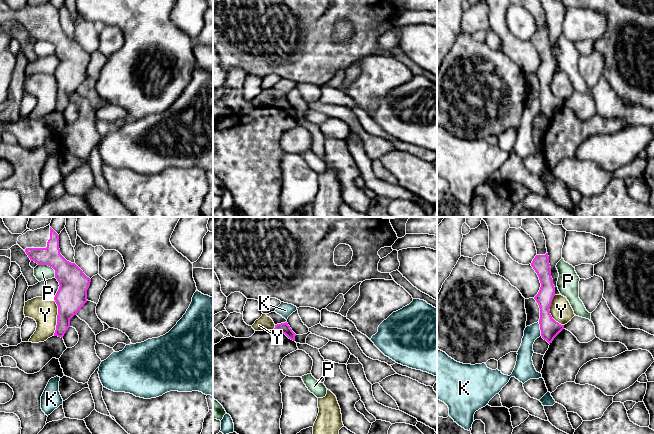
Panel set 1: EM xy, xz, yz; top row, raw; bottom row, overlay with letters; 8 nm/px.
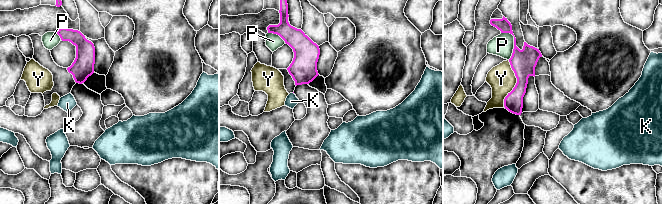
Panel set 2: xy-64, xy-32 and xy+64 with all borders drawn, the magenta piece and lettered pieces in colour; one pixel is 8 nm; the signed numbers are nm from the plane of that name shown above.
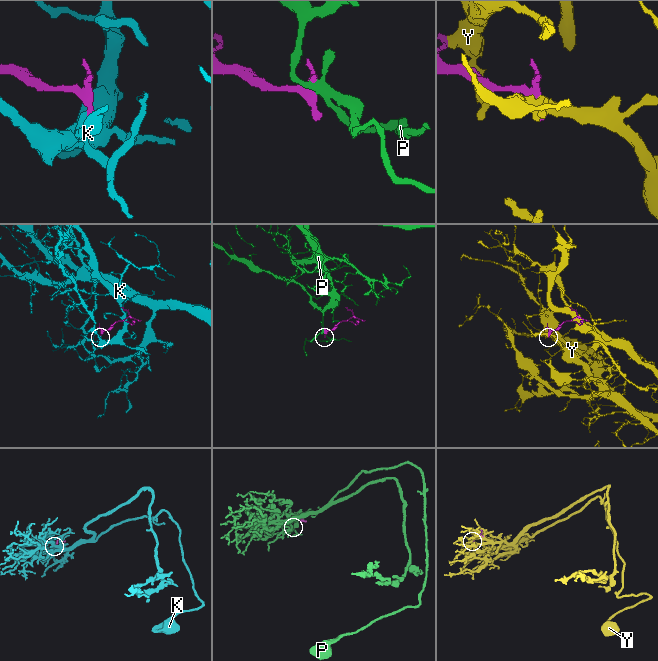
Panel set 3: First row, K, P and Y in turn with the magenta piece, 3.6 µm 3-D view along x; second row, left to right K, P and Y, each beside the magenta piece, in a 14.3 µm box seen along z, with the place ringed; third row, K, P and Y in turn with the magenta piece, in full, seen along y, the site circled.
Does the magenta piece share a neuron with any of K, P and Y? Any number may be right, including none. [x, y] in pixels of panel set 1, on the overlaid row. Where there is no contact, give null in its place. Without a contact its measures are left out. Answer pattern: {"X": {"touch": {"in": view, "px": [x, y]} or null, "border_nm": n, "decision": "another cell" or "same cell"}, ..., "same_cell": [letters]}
{"K": {"touch": {"in": "yz", "px": [540, 329]}, "border_nm": 110, "decision": "another cell"}, "P": {"touch": {"in": "xy", "px": [49, 265]}, "border_nm": 170, "decision": "another cell"}, "Y": {"touch": {"in": "xy", "px": [57, 317]}, "border_nm": 300, "decision": "another cell"}, "same_cell": []}

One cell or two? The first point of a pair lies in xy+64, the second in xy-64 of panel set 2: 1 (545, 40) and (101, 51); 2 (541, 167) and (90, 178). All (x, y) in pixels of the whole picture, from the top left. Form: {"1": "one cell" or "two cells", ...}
{"1": "two cells", "2": "one cell"}

